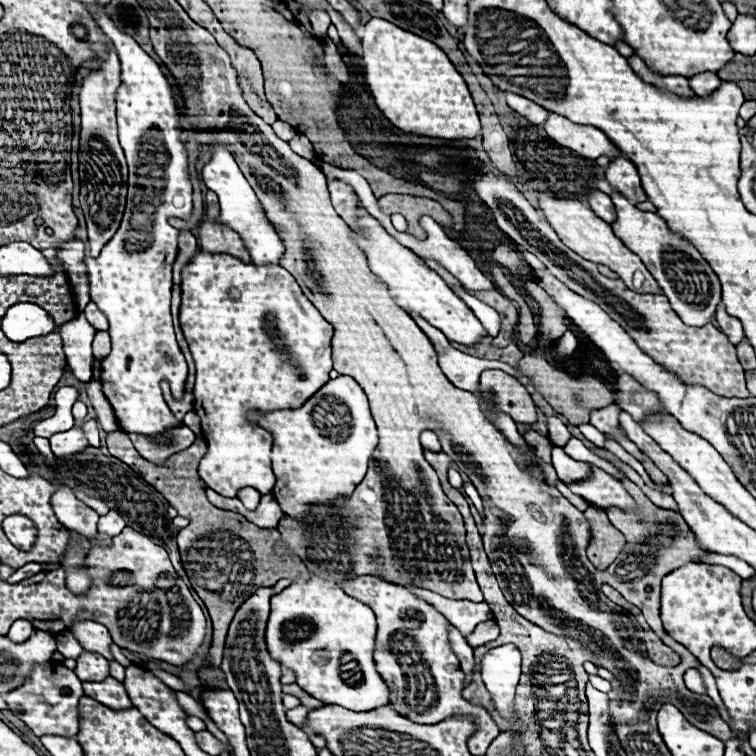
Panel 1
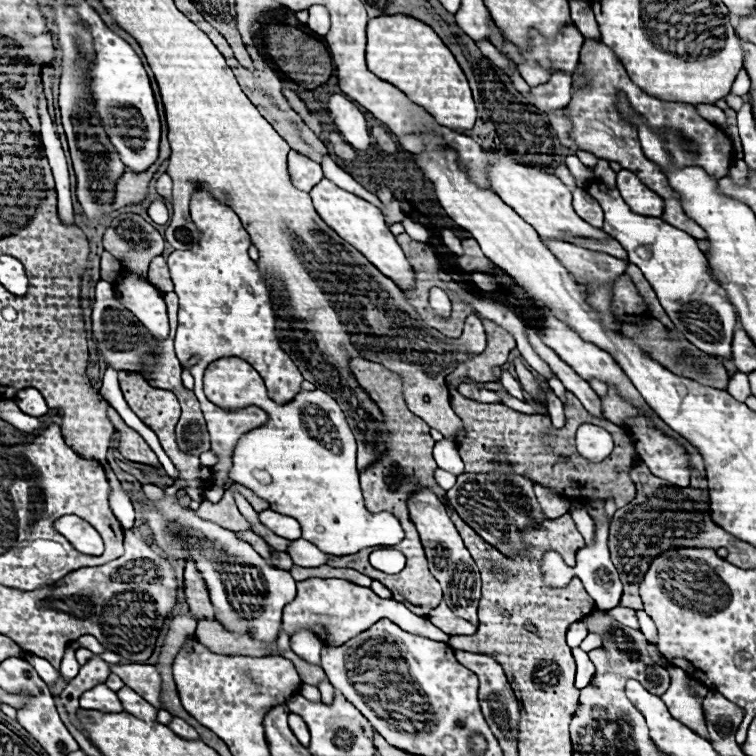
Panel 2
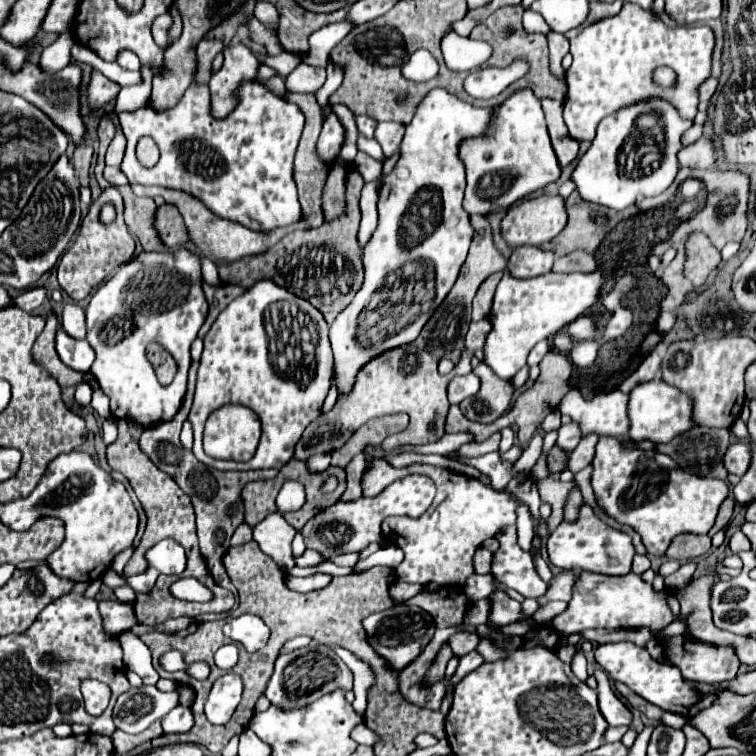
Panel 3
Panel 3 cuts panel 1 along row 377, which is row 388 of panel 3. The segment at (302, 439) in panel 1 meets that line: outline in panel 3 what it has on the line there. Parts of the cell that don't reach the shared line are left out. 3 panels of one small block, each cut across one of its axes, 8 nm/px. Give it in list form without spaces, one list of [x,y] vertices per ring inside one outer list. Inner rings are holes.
[[[434,88],[434,90],[430,90],[430,92],[420,100],[420,104],[416,106],[414,118],[412,118],[412,122],[406,126],[406,134],[404,134],[404,140],[402,140],[402,154],[400,154],[400,158],[398,158],[394,170],[384,178],[384,184],[382,184],[382,188],[380,188],[380,200],[378,200],[378,214],[380,214],[380,220],[378,220],[378,228],[376,228],[376,232],[372,234],[370,242],[368,242],[366,248],[364,248],[364,284],[362,284],[362,288],[356,292],[354,300],[350,302],[350,306],[344,308],[344,310],[336,316],[334,324],[330,326],[330,342],[332,342],[332,352],[334,352],[336,384],[338,384],[338,392],[340,392],[340,394],[344,394],[344,392],[348,392],[348,390],[352,388],[356,372],[358,372],[358,368],[362,368],[362,364],[364,364],[366,360],[372,360],[374,356],[378,356],[378,352],[384,352],[384,350],[390,350],[390,348],[396,348],[396,346],[402,346],[402,344],[408,344],[410,340],[414,340],[414,338],[418,336],[418,332],[422,330],[422,326],[426,324],[426,320],[434,314],[434,310],[436,310],[436,308],[440,306],[440,302],[446,298],[446,294],[450,292],[452,284],[456,282],[456,276],[458,276],[458,272],[460,272],[460,266],[462,266],[464,260],[466,260],[466,252],[468,252],[468,246],[470,246],[470,240],[472,240],[470,218],[468,218],[468,214],[466,214],[464,208],[462,208],[462,196],[464,196],[466,180],[464,180],[464,164],[458,160],[458,144],[460,144],[464,138],[468,138],[468,136],[478,136],[478,134],[482,134],[482,132],[486,130],[486,124],[490,122],[492,112],[494,112],[492,108],[474,108],[472,104],[462,102],[462,100],[458,100],[456,96],[448,94],[444,88]],[[414,260],[424,260],[424,262],[428,262],[428,264],[434,268],[434,290],[428,290],[428,292],[434,292],[434,294],[422,296],[422,298],[426,298],[424,304],[422,304],[422,300],[420,300],[420,302],[416,302],[416,300],[410,302],[410,298],[392,298],[392,296],[386,296],[386,284],[388,284],[390,276],[394,278],[396,272],[400,272],[400,270],[404,268],[404,264],[414,262]]]

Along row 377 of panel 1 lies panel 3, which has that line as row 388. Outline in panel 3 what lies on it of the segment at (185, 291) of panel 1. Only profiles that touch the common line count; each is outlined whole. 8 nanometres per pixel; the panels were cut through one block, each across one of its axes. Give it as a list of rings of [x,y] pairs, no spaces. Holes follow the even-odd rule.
[[[260,280],[242,296],[238,296],[228,308],[220,312],[216,322],[212,324],[210,332],[204,336],[204,352],[198,368],[198,382],[194,404],[188,414],[188,420],[194,430],[194,456],[216,468],[216,470],[260,470],[260,468],[276,468],[280,470],[294,452],[294,444],[298,442],[302,430],[310,420],[316,420],[322,412],[324,398],[330,390],[334,374],[334,358],[328,340],[328,324],[322,314],[306,300],[278,288],[272,280]],[[224,404],[242,404],[254,410],[262,424],[262,436],[256,454],[248,462],[234,462],[234,460],[216,460],[210,458],[202,450],[202,430],[206,418]]]

